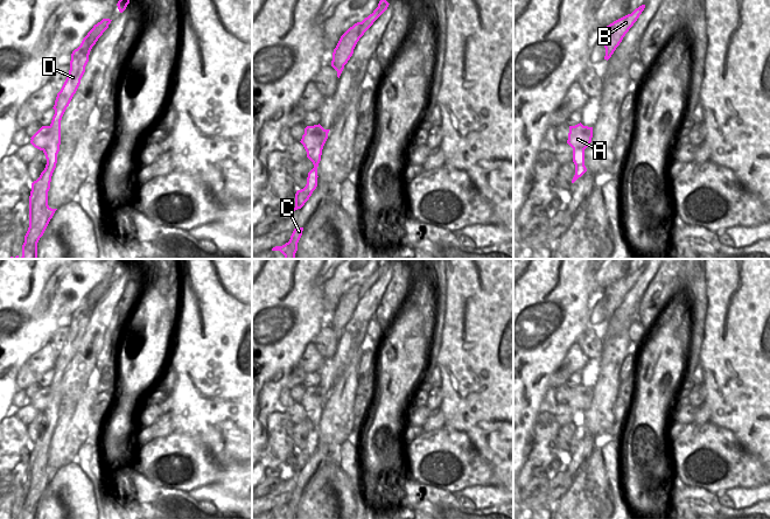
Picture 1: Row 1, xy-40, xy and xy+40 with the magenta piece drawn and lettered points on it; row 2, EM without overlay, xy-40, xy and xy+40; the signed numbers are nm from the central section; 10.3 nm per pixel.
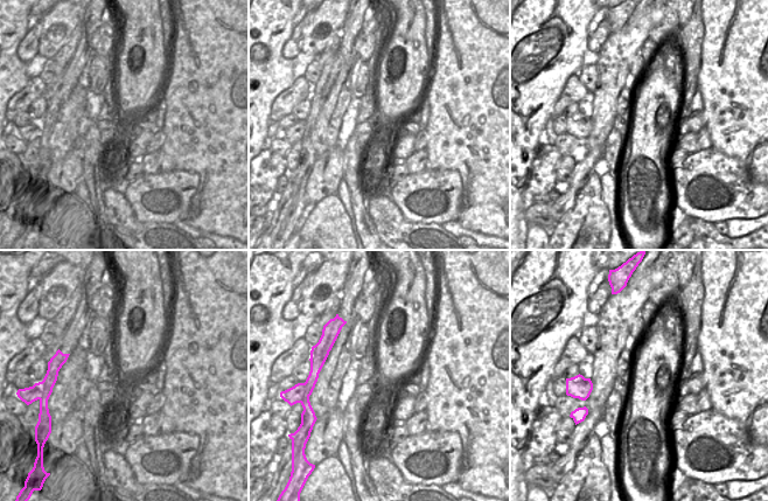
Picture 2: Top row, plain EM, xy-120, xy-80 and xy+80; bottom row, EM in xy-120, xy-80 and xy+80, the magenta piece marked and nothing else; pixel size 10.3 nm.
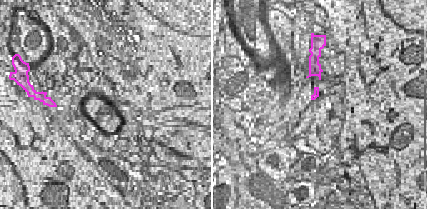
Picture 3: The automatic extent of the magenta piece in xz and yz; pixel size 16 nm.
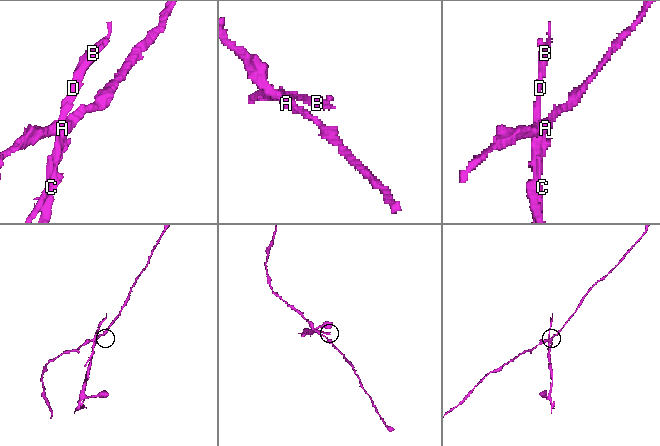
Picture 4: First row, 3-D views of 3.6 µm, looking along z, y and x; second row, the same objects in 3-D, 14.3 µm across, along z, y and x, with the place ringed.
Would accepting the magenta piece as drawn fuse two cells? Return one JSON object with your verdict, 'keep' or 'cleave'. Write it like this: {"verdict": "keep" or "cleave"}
{"verdict": "cleave"}

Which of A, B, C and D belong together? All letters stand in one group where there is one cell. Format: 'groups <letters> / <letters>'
groups A / B C D

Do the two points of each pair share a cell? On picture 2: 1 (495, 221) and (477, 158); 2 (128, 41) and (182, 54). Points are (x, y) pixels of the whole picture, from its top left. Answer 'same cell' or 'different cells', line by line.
1: same cell
2: different cells

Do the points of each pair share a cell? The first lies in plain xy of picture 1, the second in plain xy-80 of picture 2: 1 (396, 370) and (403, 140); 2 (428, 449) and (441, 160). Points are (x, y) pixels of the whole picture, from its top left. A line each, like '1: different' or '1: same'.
1: different
2: different

